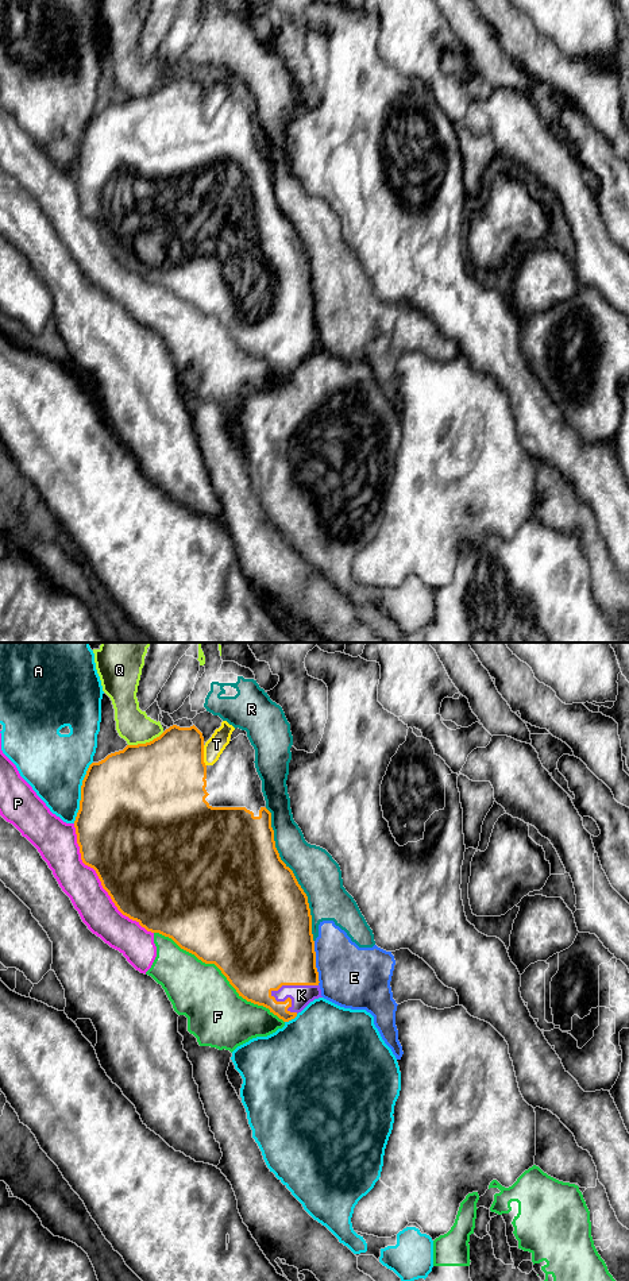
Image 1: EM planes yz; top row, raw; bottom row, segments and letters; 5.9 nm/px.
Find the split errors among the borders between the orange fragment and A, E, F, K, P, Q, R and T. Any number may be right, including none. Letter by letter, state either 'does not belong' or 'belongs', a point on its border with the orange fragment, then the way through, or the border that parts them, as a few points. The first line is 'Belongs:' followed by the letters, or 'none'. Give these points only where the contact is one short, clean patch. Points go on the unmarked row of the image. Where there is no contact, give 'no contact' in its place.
Belongs: K
A: does not belong | yz (81, 145)
E: does not belong | yz (315, 315) | along yz (313, 293), (319, 336)
F: does not belong | yz (222, 324)
K: belongs | yz (293, 336)
P: does not belong | yz (101, 235)
Q: does not belong | yz (146, 95)
R: does not belong | yz (293, 227)
T: does not belong | yz (203, 108)

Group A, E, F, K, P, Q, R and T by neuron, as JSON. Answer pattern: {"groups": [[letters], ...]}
{"groups": [["A"], ["E", "Q", "R"], ["F", "P"], ["K"], ["T"]]}

